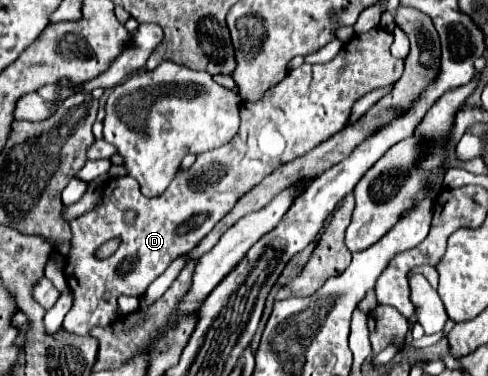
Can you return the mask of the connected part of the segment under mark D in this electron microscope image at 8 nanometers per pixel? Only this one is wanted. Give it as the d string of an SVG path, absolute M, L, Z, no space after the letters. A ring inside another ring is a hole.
M373 28L353 36L331 62L293 68L259 102L243 102L239 106L241 128L235 138L221 148L199 154L191 168L179 168L179 174L175 174L161 196L146 198L131 176L111 178L103 190L101 204L85 218L71 222L73 248L66 257L64 273L75 302L65 316L63 328L73 334L89 334L93 326L109 326L117 318L115 308L119 296L145 294L147 286L175 258L195 248L243 194L279 166L307 154L343 130L355 100L401 78L403 60L391 56L391 42L393 36L389 32ZM125 210L137 212L133 224L125 224ZM111 238L121 240L117 252L105 260L97 260L95 250Z

